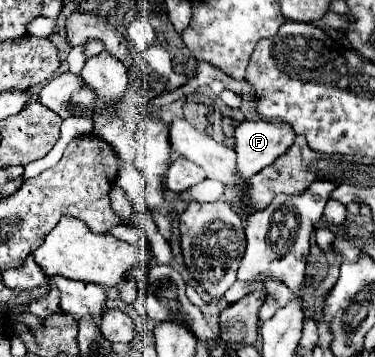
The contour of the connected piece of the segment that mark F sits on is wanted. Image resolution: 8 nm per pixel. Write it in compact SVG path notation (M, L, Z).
M242 121L236 127L236 151L238 151L238 171L250 179L264 167L268 167L276 157L286 153L294 143L294 129L290 123L282 121Z

